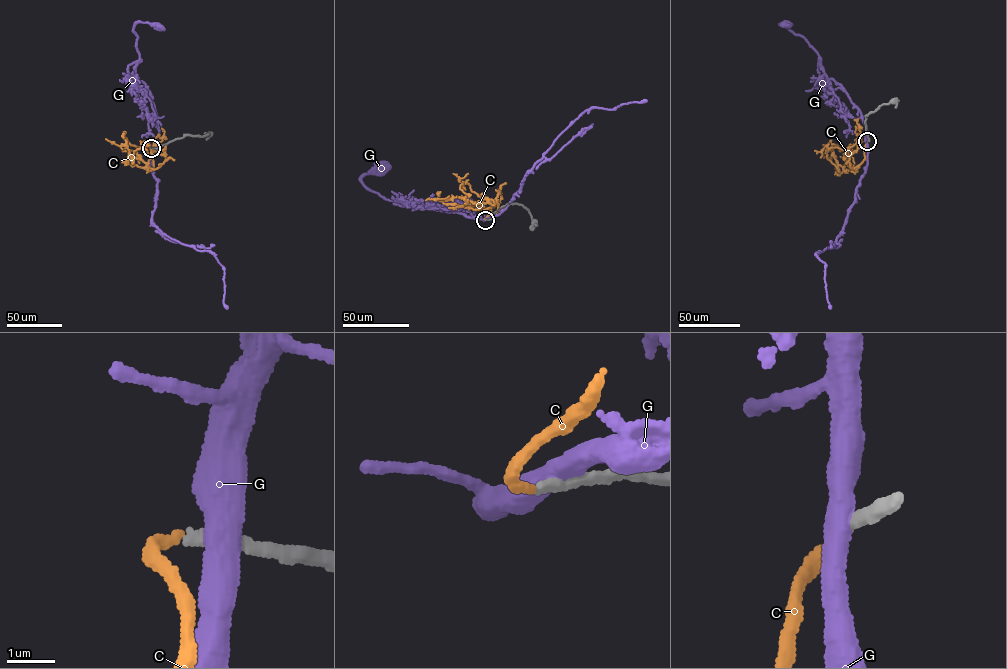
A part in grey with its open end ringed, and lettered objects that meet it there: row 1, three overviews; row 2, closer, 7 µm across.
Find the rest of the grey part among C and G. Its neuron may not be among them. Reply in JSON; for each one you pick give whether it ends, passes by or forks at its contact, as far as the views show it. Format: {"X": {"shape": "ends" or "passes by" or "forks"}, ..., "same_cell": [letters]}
{"C": {"shape": "ends"}, "same_cell": ["C"]}

